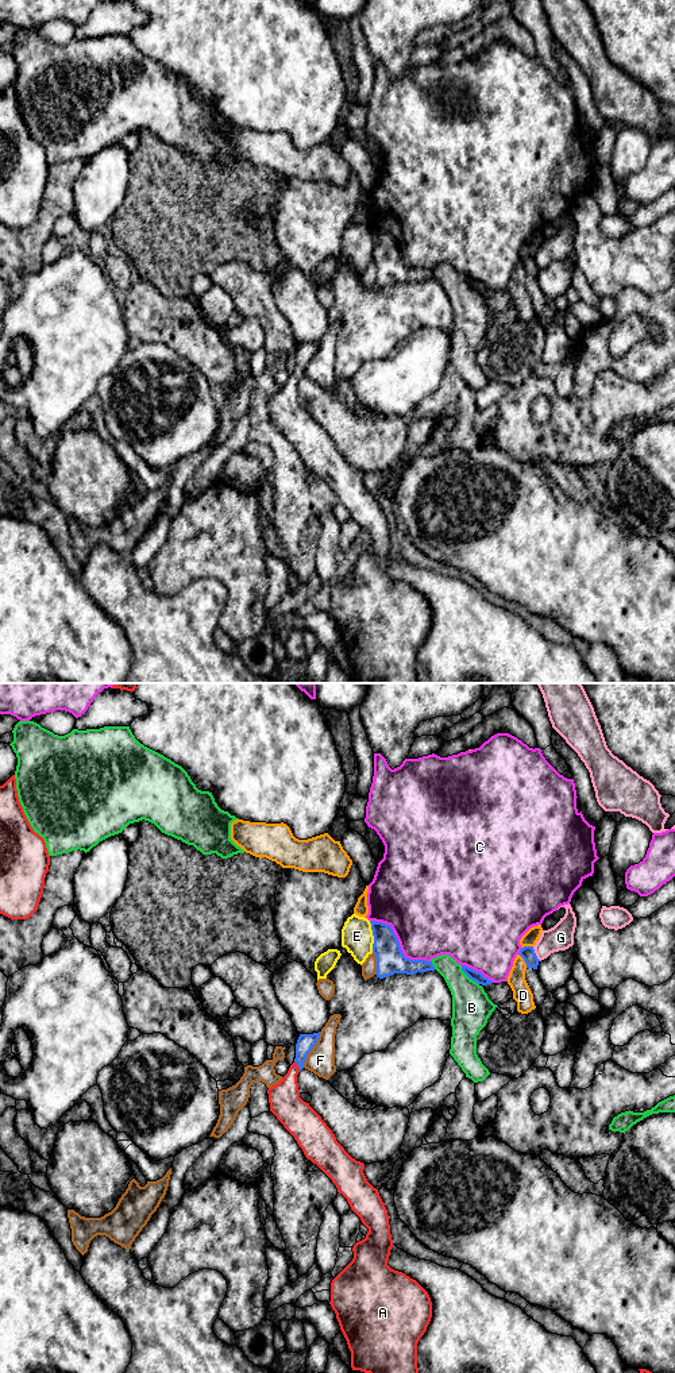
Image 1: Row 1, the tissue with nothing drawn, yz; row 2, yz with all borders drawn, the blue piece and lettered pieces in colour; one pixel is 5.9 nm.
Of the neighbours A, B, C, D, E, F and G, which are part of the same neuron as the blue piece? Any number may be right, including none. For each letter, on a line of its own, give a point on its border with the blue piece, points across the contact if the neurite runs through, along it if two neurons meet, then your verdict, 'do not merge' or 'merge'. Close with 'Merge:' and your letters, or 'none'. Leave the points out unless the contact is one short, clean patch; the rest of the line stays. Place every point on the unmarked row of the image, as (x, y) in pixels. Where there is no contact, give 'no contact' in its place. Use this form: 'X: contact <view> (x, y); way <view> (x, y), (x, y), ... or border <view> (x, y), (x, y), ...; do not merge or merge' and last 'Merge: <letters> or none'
A: contact yz (297, 373); merge
B: contact yz (469, 285); do not merge
C: contact yz (398, 253); do not merge
D: contact yz (524, 269); do not merge
E: contact yz (374, 246); do not merge
F: contact yz (311, 358); do not merge
G: contact yz (535, 262); do not merge
Merge: A

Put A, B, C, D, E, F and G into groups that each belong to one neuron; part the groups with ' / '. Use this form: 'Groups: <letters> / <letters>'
Groups: A / B / C / D / E / F / G

